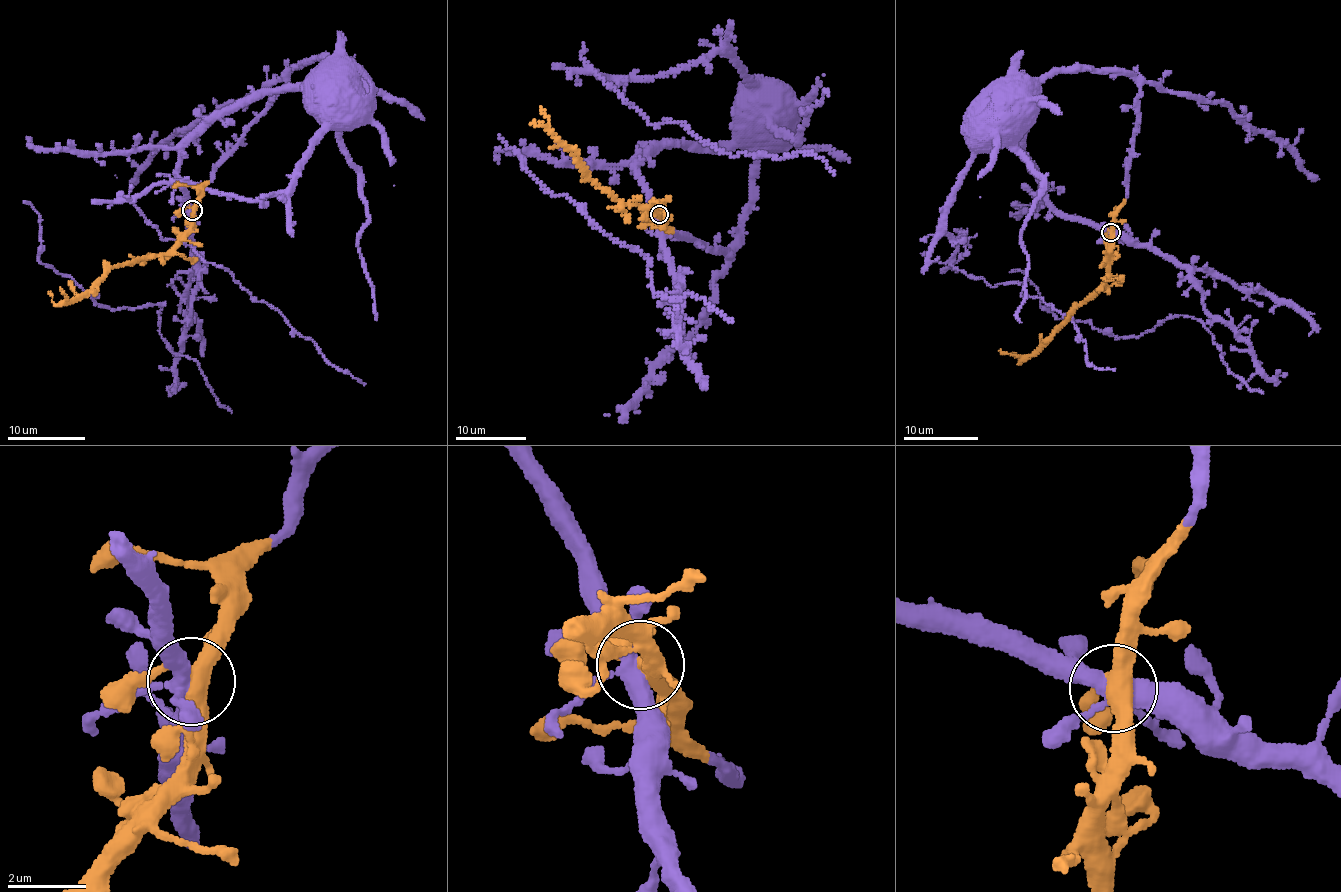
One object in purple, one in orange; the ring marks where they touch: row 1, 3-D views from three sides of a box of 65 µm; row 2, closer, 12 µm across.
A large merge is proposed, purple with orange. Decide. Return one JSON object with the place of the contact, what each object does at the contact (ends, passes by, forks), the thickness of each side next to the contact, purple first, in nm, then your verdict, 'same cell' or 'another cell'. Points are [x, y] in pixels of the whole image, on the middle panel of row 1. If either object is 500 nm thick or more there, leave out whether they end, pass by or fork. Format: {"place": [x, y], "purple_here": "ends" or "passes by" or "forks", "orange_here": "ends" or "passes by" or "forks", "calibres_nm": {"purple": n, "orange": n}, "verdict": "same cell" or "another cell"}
{"place": [659, 214], "purple_here": "forks", "orange_here": "forks", "calibres_nm": {"purple": 400, "orange": 360}, "verdict": "same cell"}

